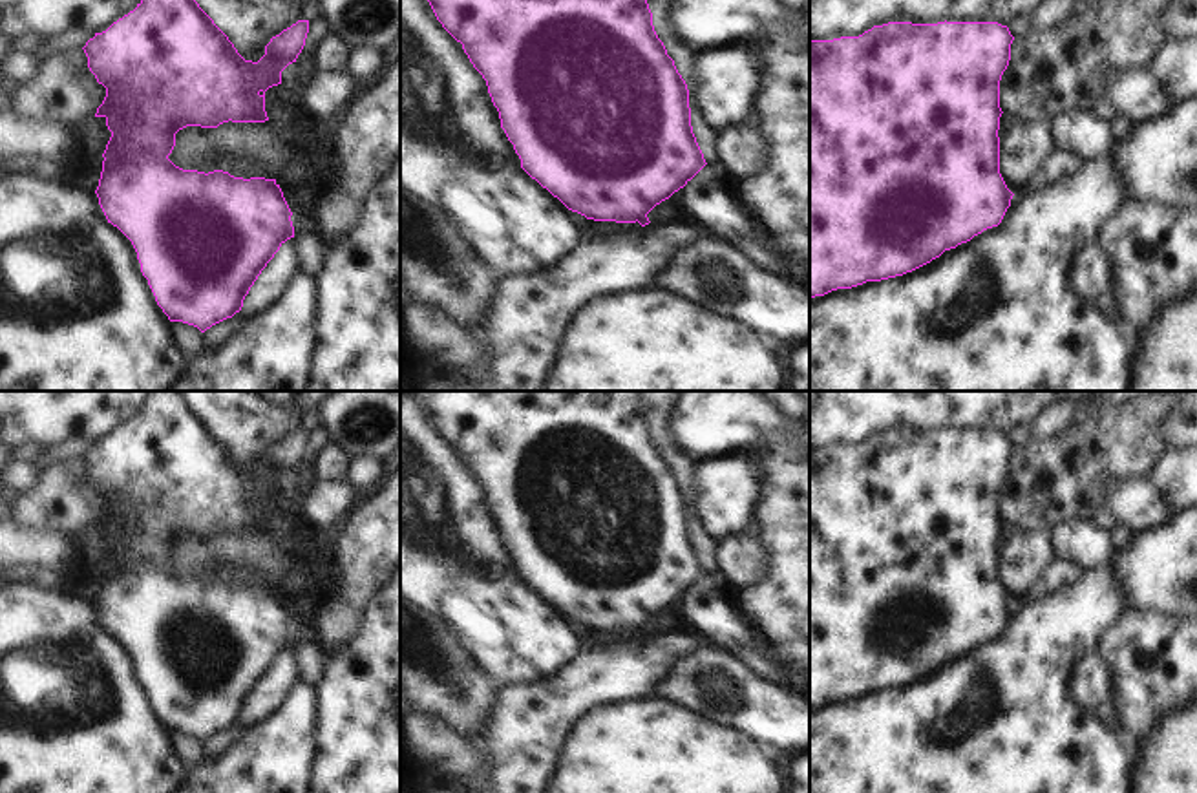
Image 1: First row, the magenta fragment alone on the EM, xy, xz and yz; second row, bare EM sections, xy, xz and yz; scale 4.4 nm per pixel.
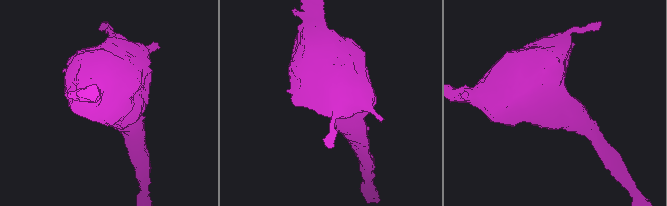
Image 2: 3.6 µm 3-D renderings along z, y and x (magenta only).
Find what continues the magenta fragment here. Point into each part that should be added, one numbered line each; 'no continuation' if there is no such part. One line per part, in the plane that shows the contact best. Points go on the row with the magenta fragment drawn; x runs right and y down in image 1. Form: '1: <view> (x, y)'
no continuation

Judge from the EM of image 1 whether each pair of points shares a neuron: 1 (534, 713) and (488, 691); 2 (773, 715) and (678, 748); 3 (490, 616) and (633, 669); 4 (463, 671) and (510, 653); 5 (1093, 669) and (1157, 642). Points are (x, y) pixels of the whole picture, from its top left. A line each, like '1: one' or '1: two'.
1: two
2: two
3: two
4: two
5: two

